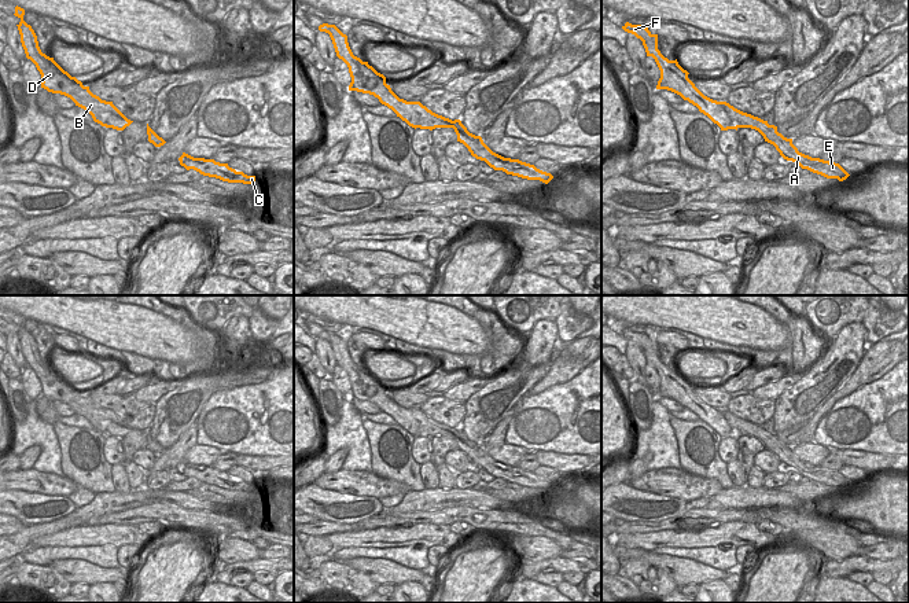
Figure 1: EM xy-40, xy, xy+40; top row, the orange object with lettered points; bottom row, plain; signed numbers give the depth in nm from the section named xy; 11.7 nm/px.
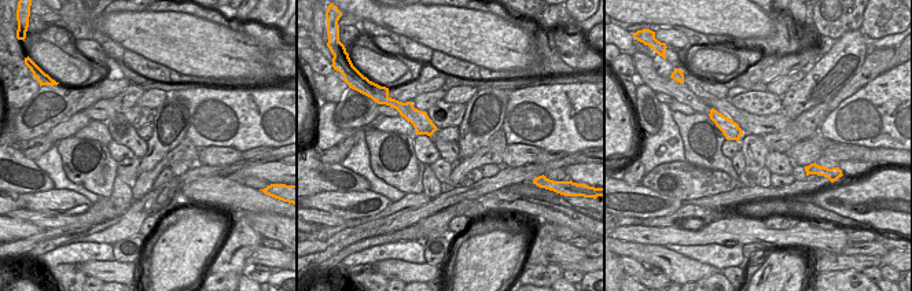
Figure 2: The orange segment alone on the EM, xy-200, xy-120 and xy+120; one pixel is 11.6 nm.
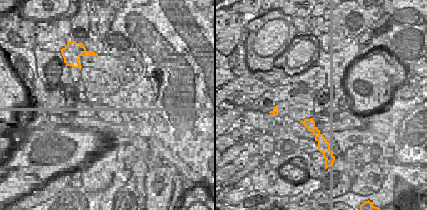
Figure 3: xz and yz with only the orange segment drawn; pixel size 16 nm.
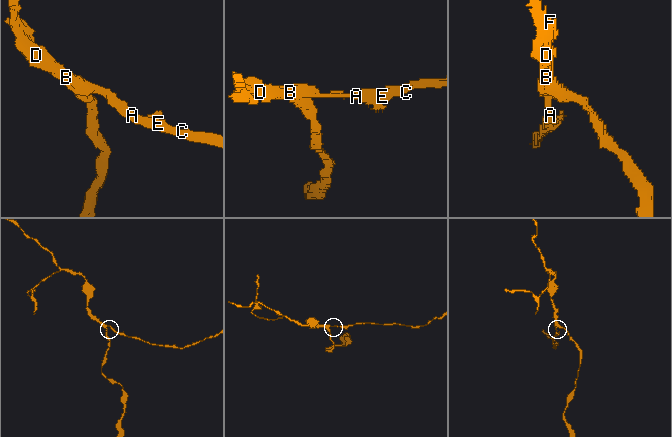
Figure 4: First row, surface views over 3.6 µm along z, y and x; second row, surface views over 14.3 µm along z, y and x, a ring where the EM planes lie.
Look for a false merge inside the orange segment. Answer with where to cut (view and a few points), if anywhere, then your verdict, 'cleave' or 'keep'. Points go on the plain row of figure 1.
cut xy (437, 425), (452, 434); cleave

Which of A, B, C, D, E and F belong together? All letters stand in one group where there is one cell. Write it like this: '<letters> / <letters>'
A C E / B D F

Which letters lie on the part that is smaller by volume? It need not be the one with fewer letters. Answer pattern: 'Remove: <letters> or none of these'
Remove: A, C, E.

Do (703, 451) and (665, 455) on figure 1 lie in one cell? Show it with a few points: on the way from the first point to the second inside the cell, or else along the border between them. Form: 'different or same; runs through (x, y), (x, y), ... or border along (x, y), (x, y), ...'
different; border along (669, 422), (676, 438), (679, 464), (681, 467)

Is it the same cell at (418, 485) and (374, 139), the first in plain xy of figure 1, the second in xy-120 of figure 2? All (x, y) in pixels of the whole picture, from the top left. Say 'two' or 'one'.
one

